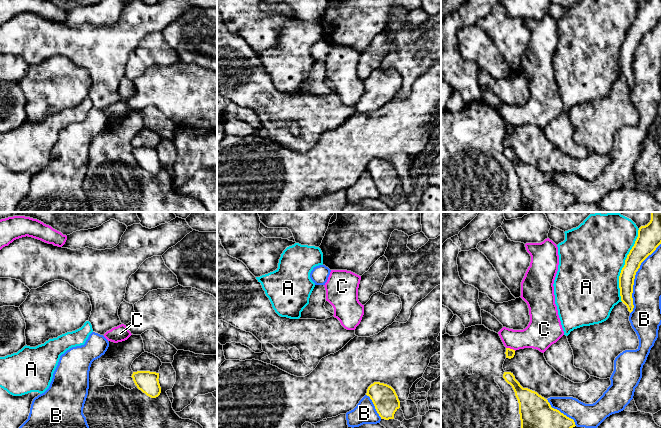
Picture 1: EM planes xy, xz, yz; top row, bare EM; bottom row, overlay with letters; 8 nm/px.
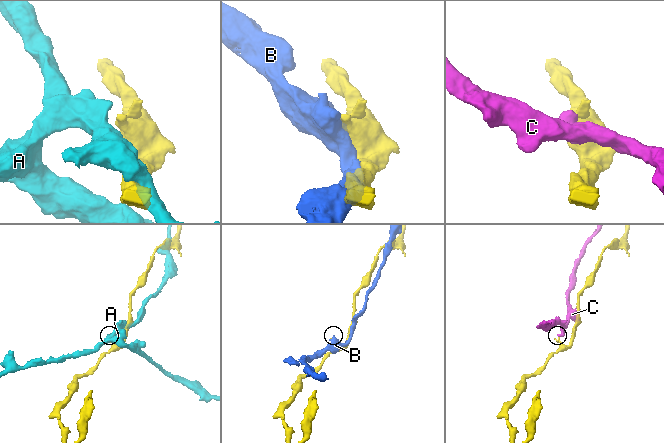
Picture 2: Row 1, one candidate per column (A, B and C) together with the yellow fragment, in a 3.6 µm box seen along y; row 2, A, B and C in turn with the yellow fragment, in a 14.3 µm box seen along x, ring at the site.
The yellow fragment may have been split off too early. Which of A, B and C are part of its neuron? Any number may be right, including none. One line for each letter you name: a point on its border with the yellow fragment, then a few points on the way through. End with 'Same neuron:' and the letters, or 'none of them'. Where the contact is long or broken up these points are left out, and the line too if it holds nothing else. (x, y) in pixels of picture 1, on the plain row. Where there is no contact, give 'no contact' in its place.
Same neuron: none of them

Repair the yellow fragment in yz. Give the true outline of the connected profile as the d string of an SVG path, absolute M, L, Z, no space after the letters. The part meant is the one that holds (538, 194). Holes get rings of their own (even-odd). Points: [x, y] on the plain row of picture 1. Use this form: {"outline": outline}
{"outline": "M504 148L503 154L512 162L519 179L520 212L565 212L576 202L573 195L552 184L547 175L523 164L513 149Z"}

